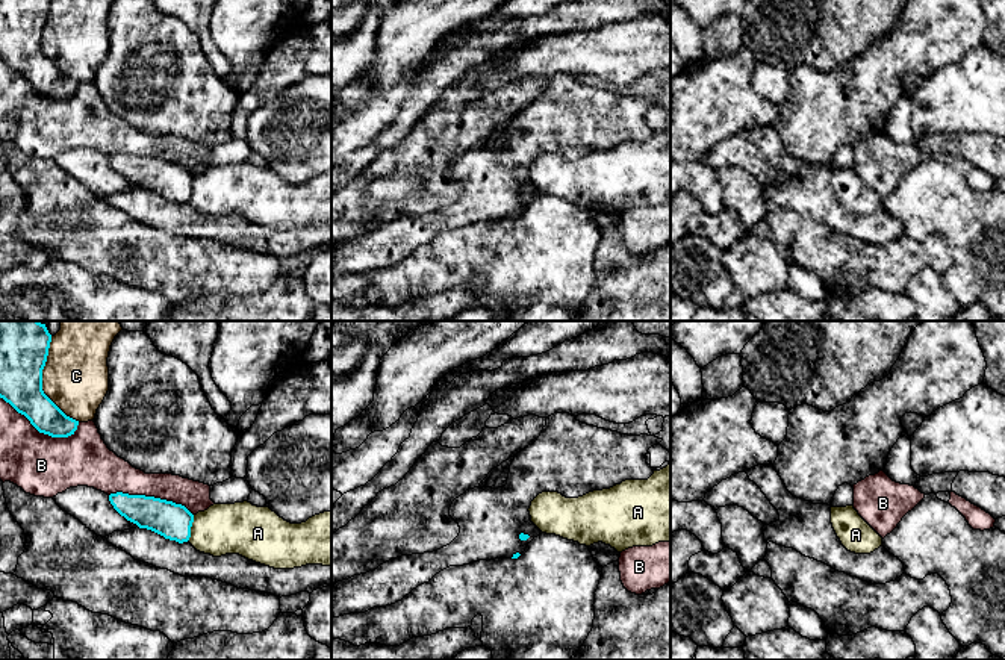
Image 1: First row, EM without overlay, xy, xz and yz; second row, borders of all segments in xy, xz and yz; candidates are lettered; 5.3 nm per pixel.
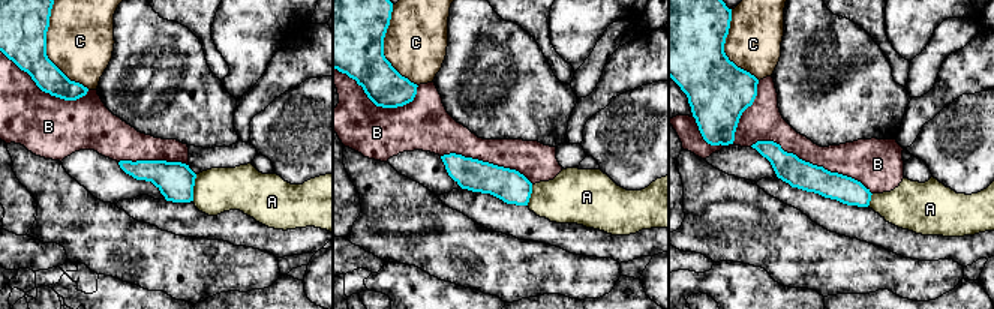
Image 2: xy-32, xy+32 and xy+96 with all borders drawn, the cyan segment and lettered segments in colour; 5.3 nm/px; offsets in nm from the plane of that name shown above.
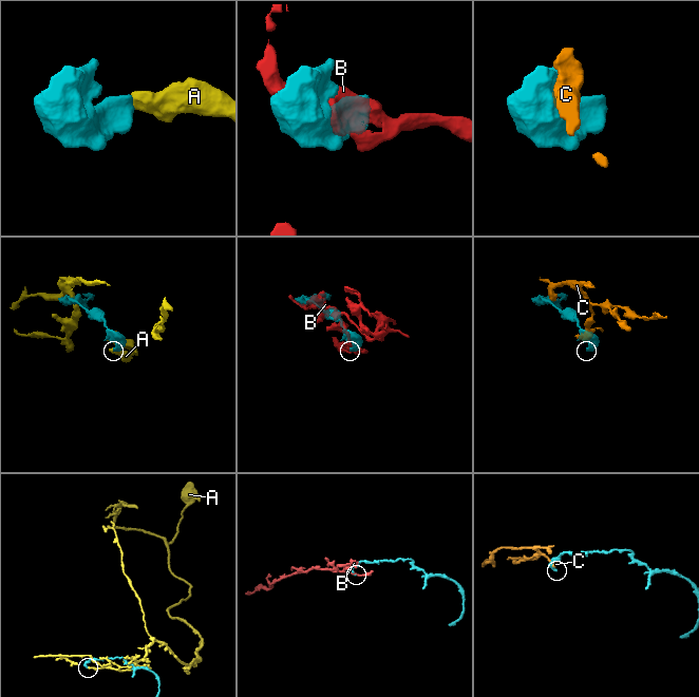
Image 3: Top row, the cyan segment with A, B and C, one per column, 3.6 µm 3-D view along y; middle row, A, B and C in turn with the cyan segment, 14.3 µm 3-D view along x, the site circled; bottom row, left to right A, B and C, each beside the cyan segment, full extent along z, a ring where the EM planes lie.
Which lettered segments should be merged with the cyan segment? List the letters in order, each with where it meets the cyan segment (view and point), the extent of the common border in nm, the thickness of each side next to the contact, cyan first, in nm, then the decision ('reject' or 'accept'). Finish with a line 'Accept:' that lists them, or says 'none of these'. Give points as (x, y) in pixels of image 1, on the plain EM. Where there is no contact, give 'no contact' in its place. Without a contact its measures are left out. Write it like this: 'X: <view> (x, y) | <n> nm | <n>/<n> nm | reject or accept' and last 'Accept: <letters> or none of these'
A: xy (191, 186) | 140 nm | 190/280 nm | reject
B: xy (40, 93) | 440 nm | 200/320 nm | reject
C: xy (41, 44) | 460 nm | 240/360 nm | reject
Accept: none of these

